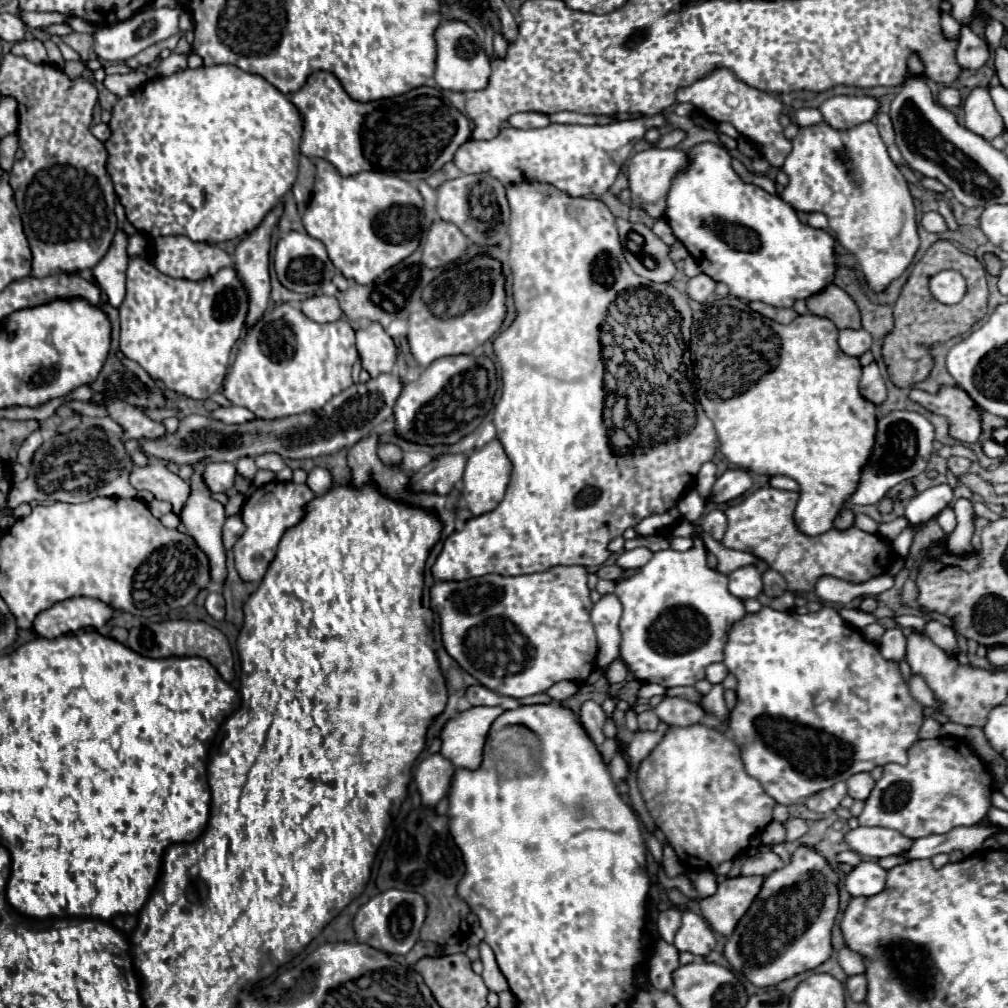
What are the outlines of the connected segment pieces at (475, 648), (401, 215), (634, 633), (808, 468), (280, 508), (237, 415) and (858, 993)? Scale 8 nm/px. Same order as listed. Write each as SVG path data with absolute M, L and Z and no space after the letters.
M553 566L527 576L487 574L461 582L435 582L429 592L431 606L439 612L445 650L465 672L497 694L523 698L545 692L559 680L581 684L595 668L597 638L589 618L593 602L587 588L587 570L583 566Z
M319 158L315 164L317 178L303 226L309 236L327 246L331 262L345 278L369 284L417 250L423 232L423 198L413 184L383 172L343 178L327 160Z
M695 524L695 534L691 536L693 548L685 552L677 550L659 550L653 558L633 576L623 578L615 586L615 594L623 604L623 616L619 622L623 640L621 640L621 660L627 664L629 672L639 682L655 682L665 688L669 686L693 686L697 680L705 678L705 668L713 662L723 660L723 638L727 638L727 630L743 618L745 606L743 600L735 598L727 590L727 576L711 570L705 562L707 548L703 544L703 528Z
M735 296L713 298L713 300L701 304L701 308L693 314L693 326L691 326L691 346L689 348L691 348L691 358L693 358L693 372L697 376L699 404L703 406L703 410L711 418L711 422L715 424L723 456L743 470L753 470L753 472L765 474L765 476L783 474L783 476L797 480L797 484L801 486L801 492L799 492L799 500L795 506L795 526L799 528L799 532L803 532L807 536L819 536L819 534L827 532L829 528L833 528L833 520L835 520L837 512L841 510L843 502L851 496L851 490L855 490L855 482L859 482L859 466L863 466L863 458L867 458L867 454L871 454L871 442L875 442L875 422L877 422L875 406L871 402L867 402L865 398L861 398L859 388L857 388L857 382L861 378L861 364L857 362L857 358L851 358L837 348L837 334L839 334L837 326L827 318L805 314L805 316L797 316L791 324L783 326L779 322L773 322L773 320L749 310L749 304L745 304L743 300L739 300Z
M269 482L261 488L257 488L251 498L247 498L241 518L247 526L245 534L235 542L235 568L243 582L261 582L269 564L273 562L277 554L277 546L281 536L287 528L301 522L305 516L305 506L309 500L313 500L315 494L307 484L295 484L295 482Z
M233 406L233 408L217 408L211 412L211 416L215 420L221 420L221 422L227 422L227 424L243 424L243 422L249 422L249 420L255 420L257 416L247 410L247 408L241 408L241 406Z
M855 974L847 978L847 992L855 1002L863 1002L867 996L867 980L863 974Z

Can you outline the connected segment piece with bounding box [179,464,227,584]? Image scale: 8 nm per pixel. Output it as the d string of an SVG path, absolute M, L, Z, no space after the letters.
M195 464L193 466L193 474L191 474L191 480L189 480L189 486L191 486L191 494L185 502L185 506L181 508L179 512L179 518L181 522L185 524L187 528L187 534L191 534L197 542L197 546L209 556L209 564L211 564L211 578L215 584L223 584L225 582L225 548L223 548L223 542L221 542L221 528L223 528L223 522L225 522L225 508L223 504L219 504L217 500L211 498L211 490L207 488L205 480L203 480L203 466L201 464Z

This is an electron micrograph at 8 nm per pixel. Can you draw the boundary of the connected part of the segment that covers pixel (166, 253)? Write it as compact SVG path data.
M163 236L155 238L153 264L171 278L203 280L217 270L233 266L227 252L213 244L191 242L187 236Z

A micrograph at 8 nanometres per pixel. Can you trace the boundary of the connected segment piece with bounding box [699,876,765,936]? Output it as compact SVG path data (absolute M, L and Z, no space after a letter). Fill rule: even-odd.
M737 876L719 882L717 894L699 902L711 928L723 936L731 936L737 922L759 894L763 880L765 876Z

